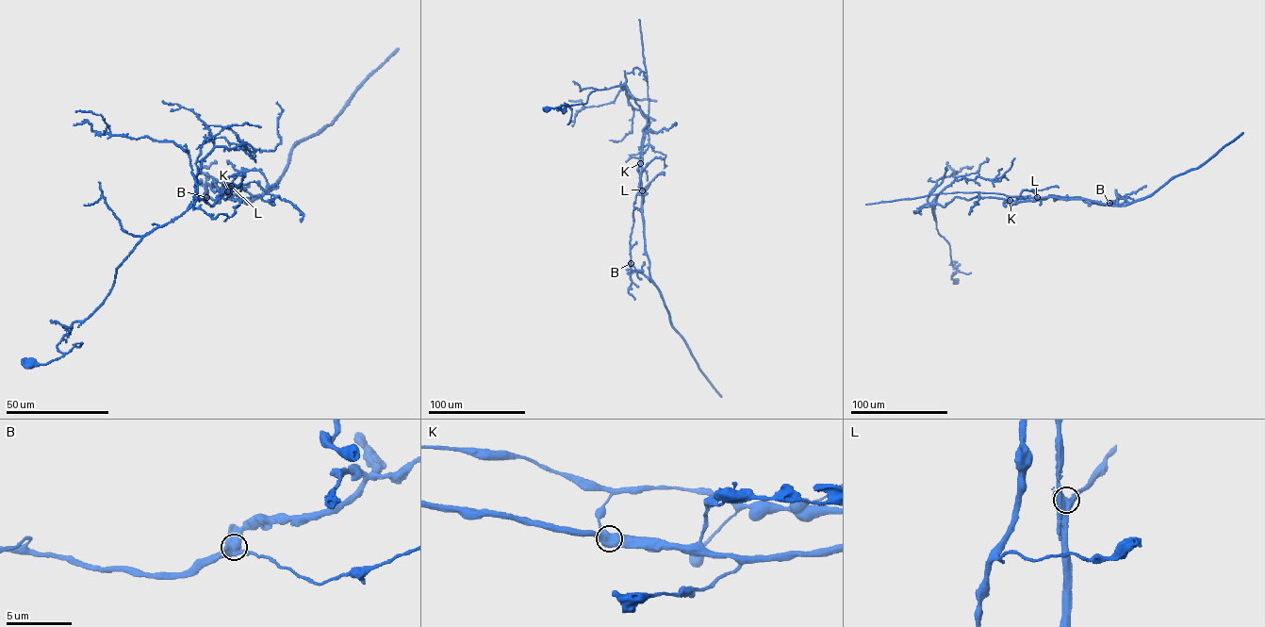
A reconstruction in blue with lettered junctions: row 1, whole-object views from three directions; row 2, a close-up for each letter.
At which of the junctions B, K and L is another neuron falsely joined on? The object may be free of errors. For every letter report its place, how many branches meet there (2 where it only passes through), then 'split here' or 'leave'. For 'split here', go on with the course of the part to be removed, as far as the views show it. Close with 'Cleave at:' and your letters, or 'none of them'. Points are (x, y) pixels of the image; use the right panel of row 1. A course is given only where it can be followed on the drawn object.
B: at (1109, 203); 4 branches meet; leave
K: at (1010, 200); 4 branches meet; split here; foreign part runs (1009, 200), (1010, 197), (1056, 197), (1125, 206), (1151, 195), (1176, 176), (1202, 166), (1242, 132)
L: at (1037, 197); 4 branches meet; leave
Cleave at: K

